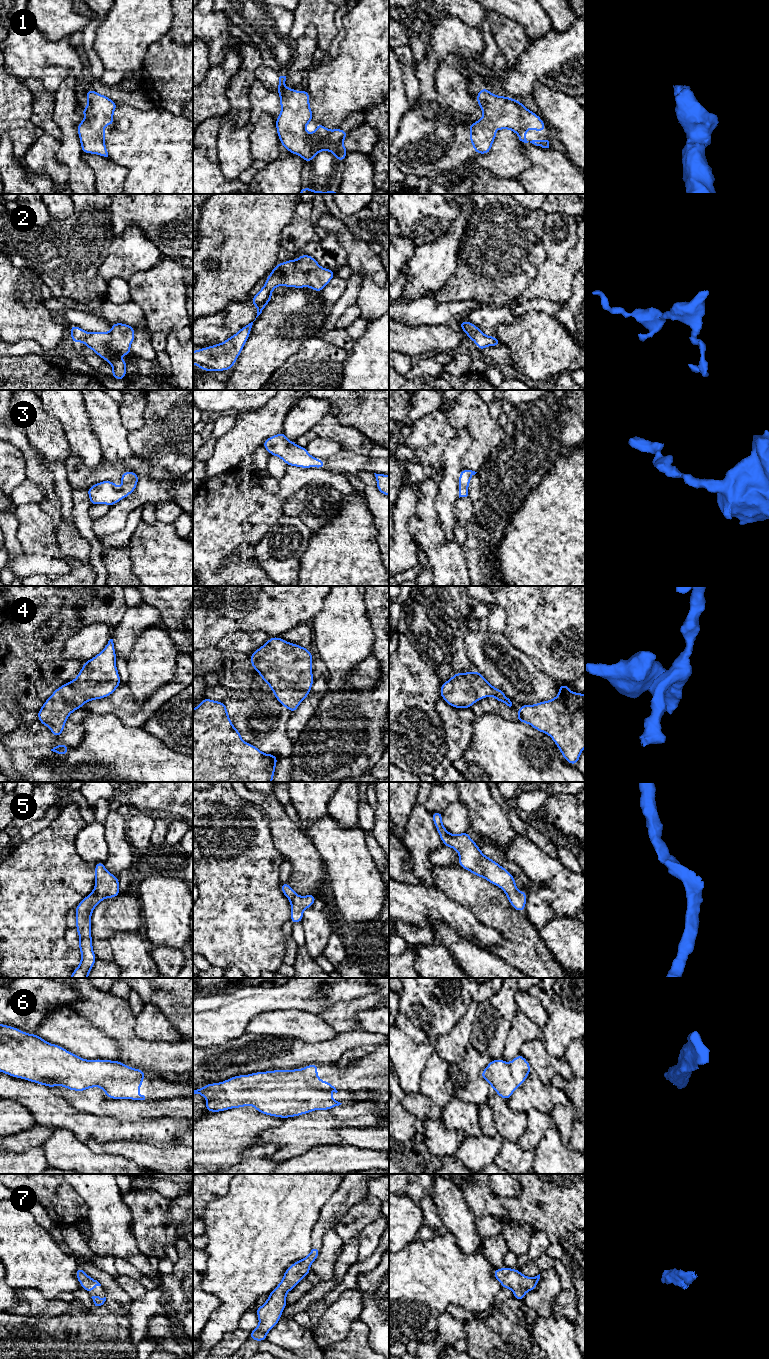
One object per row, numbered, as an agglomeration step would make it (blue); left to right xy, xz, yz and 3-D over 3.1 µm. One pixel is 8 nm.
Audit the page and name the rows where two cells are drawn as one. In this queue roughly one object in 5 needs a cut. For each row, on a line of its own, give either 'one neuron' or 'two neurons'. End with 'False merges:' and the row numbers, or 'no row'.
1: one neuron
2: one neuron
3: one neuron
4: one neuron
5: one neuron
6: one neuron
7: one neuron
False merges: no row

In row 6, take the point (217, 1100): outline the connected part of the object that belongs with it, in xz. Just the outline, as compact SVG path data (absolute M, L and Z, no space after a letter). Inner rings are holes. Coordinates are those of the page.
M310 1064L302 1069L293 1070L272 1070L265 1072L255 1072L248 1075L238 1075L223 1082L207 1084L197 1090L194 1094L199 1094L207 1099L205 1107L209 1112L221 1112L233 1108L241 1108L252 1105L258 1112L279 1118L289 1118L307 1114L315 1110L329 1110L342 1103L332 1098L331 1093L338 1091L330 1082L322 1081L318 1077L319 1068L317 1064Z

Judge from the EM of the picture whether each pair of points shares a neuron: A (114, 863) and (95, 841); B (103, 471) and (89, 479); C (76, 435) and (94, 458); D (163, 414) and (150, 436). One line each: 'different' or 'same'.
A: different
B: same
C: same
D: same

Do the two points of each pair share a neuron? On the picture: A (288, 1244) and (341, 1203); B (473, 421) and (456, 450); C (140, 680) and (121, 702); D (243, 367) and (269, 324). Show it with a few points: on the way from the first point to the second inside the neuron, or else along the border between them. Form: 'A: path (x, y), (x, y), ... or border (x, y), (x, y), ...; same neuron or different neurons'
A: border (325, 1203), (311, 1232), (311, 1246); different neurons
B: border (464, 426), (470, 436), (471, 445), (463, 454); different neurons
C: border (126, 683), (138, 703), (153, 693); different neurons
D: path (254, 356), (269, 341), (269, 335); same neuron

